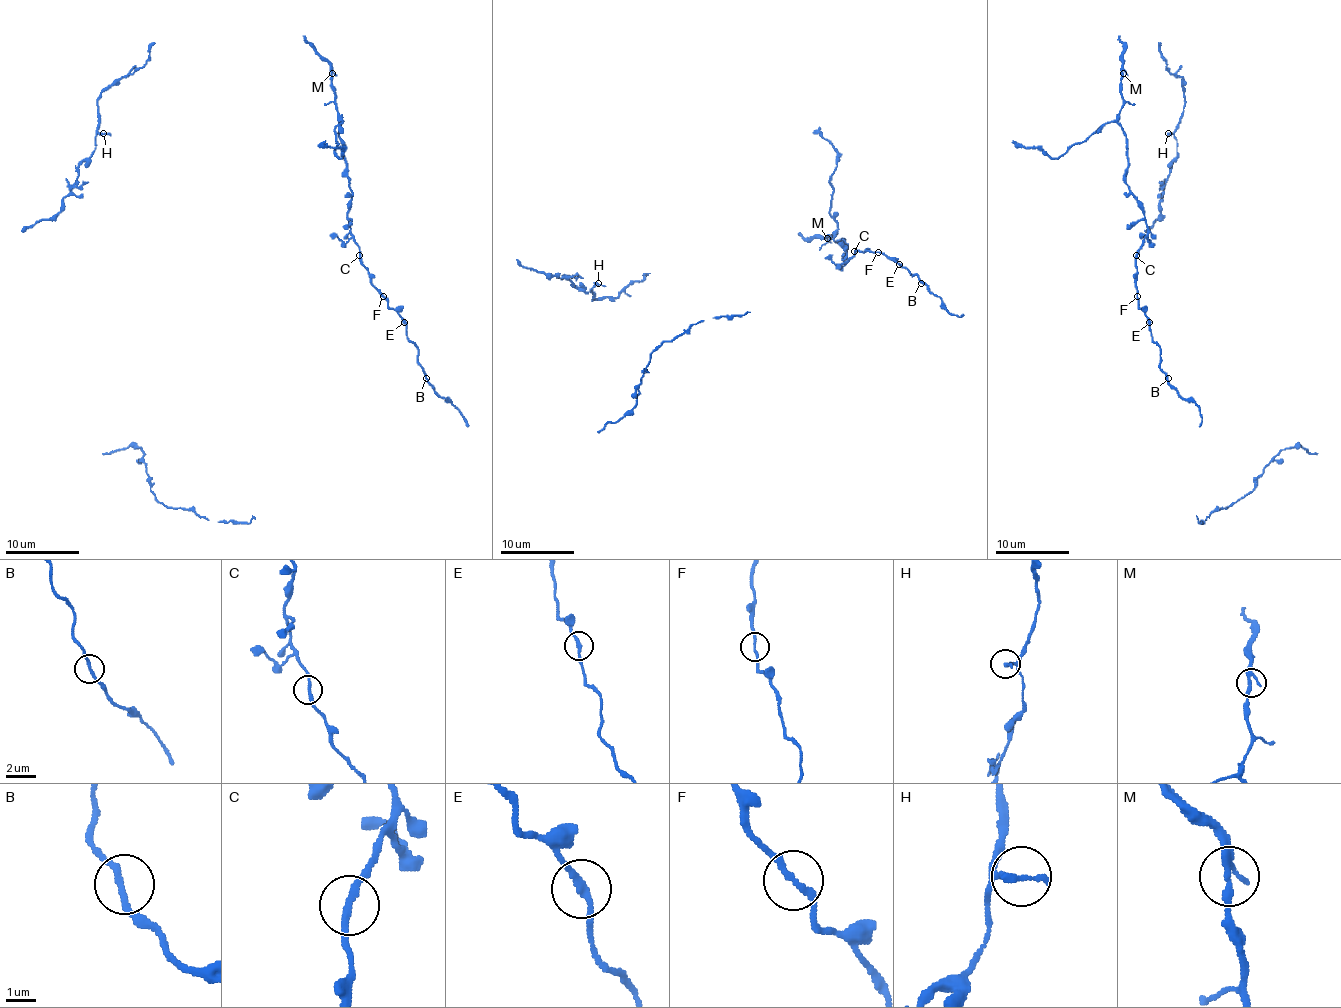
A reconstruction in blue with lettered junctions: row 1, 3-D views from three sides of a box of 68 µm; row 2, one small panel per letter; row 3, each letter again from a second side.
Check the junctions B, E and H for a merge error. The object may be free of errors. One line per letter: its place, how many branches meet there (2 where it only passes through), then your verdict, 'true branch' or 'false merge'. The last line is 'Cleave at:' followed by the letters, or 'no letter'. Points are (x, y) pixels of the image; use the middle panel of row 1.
B: place (921, 283); branches 2; true branch
E: place (899, 264); branches 2; true branch
H: place (598, 283); branches 2; true branch
Cleave at: no letter

